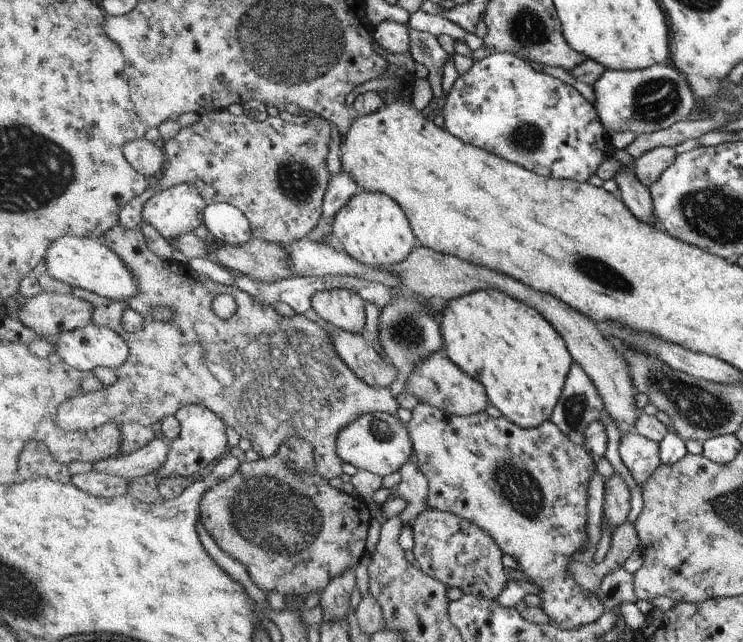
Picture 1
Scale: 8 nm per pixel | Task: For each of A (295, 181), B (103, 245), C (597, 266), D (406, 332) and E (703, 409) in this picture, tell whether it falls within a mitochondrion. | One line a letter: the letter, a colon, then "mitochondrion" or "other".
A: mitochondrion
B: other
C: mitochondrion
D: mitochondrion
E: mitochondrion

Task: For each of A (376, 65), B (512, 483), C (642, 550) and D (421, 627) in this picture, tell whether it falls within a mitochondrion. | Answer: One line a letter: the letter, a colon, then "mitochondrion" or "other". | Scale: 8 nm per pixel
A: other
B: mitochondrion
C: other
D: other

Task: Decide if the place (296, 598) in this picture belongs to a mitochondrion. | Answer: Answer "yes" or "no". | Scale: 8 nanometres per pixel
no

